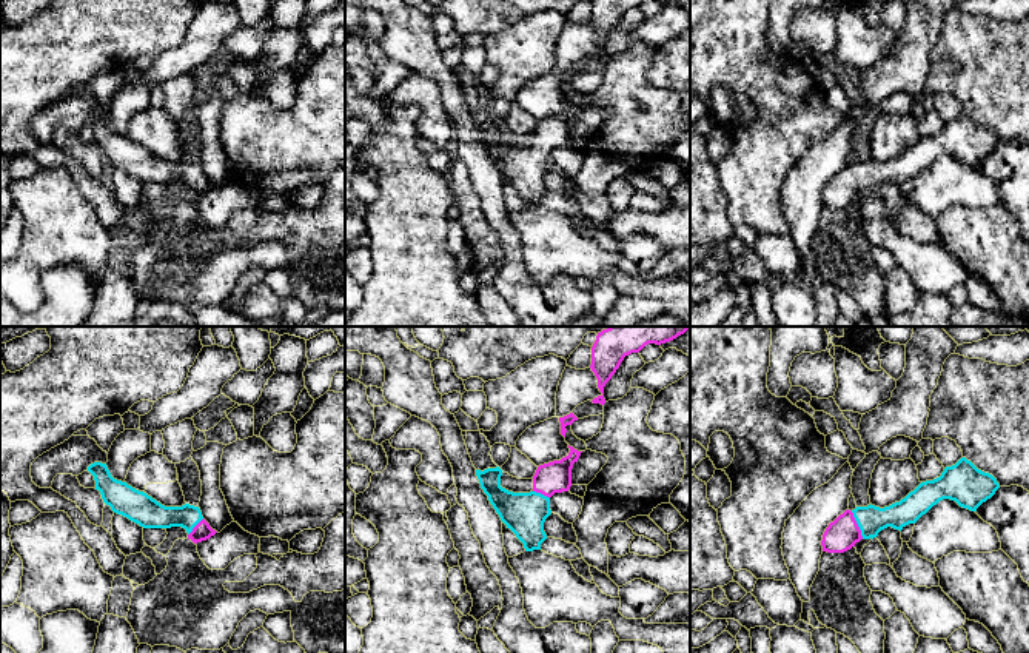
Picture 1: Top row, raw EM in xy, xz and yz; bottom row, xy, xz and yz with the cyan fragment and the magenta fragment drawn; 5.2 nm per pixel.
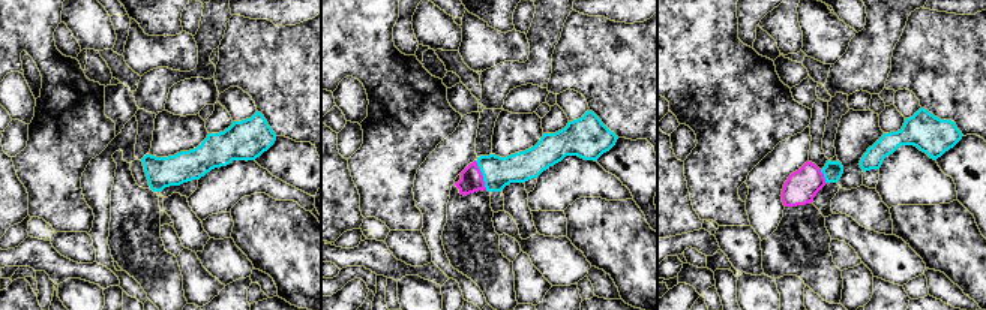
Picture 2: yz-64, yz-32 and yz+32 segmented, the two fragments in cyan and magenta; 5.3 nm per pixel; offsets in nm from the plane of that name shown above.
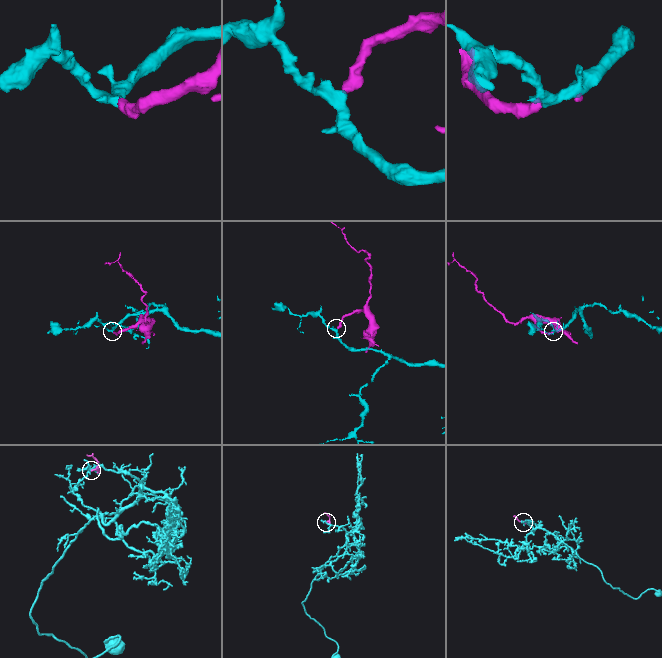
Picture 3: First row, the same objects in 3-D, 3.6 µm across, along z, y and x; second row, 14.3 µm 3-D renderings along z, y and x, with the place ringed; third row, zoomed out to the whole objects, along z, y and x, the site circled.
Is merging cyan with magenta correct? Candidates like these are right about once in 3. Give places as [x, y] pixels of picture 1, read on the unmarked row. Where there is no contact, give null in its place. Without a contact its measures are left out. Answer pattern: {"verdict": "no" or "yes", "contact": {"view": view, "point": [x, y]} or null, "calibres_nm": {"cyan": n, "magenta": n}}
{"verdict": "yes", "contact": {"view": "yz", "point": [858, 180]}, "calibres_nm": {"cyan": 150, "magenta": 170}}

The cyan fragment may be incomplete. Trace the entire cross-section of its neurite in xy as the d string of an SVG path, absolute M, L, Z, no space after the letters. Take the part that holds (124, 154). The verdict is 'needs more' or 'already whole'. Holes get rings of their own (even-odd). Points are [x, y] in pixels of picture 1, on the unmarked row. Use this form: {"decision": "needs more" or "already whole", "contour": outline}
{"decision": "needs more", "contour": "M94 117L88 122L94 131L96 145L117 169L128 172L143 183L182 182L194 199L214 191L217 186L203 174L199 162L185 159L182 162L165 162L143 146L111 131L106 119Z"}

